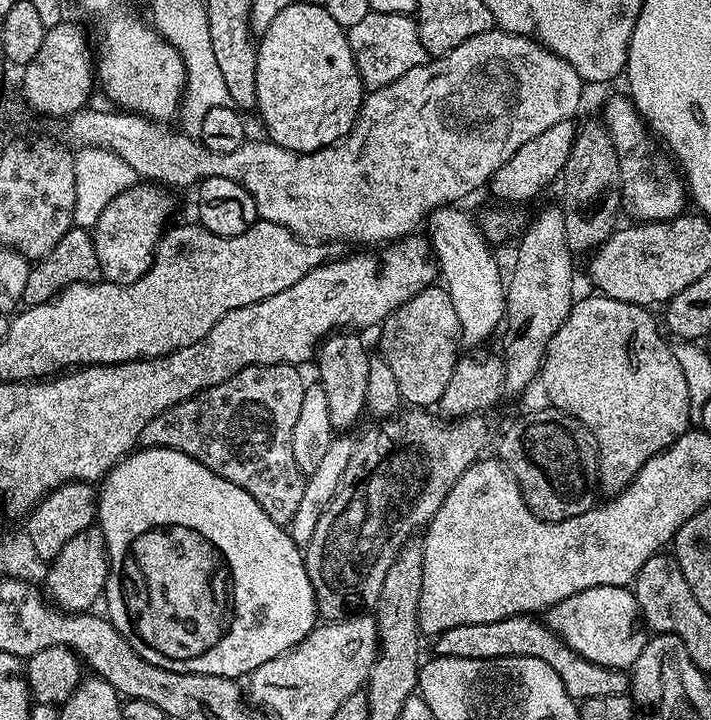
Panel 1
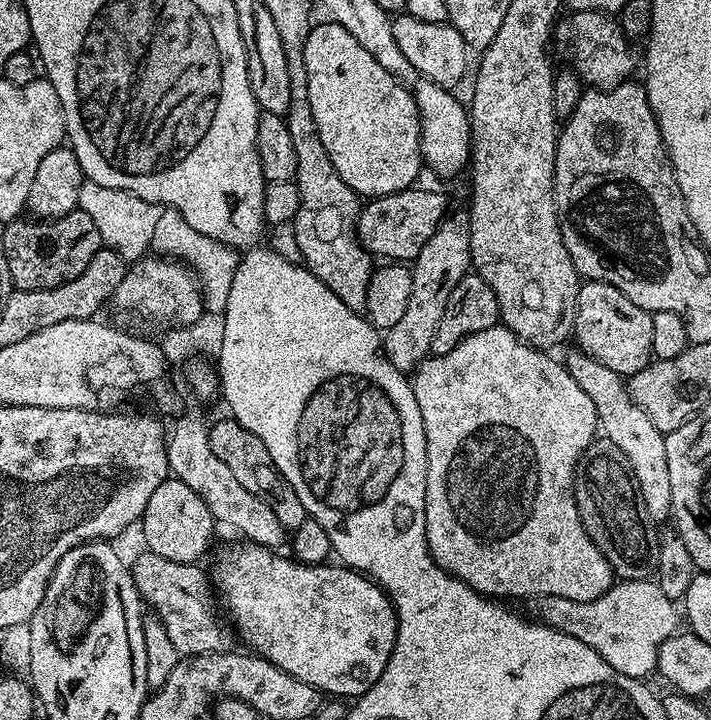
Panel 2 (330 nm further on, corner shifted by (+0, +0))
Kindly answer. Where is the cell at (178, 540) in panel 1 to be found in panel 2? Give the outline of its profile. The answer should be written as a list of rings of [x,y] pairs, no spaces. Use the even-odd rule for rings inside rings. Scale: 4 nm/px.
[[[240,542],[237,548],[228,548],[217,558],[216,569],[211,570],[210,576],[214,581],[215,591],[216,588],[220,591],[221,602],[228,604],[228,616],[232,619],[233,625],[231,624],[231,627],[234,629],[235,635],[239,639],[241,636],[249,644],[247,647],[255,655],[264,657],[264,659],[270,661],[274,666],[286,670],[286,674],[290,674],[294,678],[298,678],[302,682],[314,686],[316,691],[321,694],[329,692],[332,695],[329,697],[332,698],[344,698],[340,696],[355,698],[361,696],[363,692],[370,690],[370,686],[374,686],[374,682],[378,682],[378,678],[382,678],[382,670],[386,670],[386,662],[396,645],[396,609],[392,607],[392,601],[389,600],[388,593],[375,580],[347,566],[335,566],[336,568],[331,568],[331,563],[328,562],[323,564],[302,564],[295,558],[280,555],[284,554],[277,554],[273,549],[264,548],[261,544]]]

